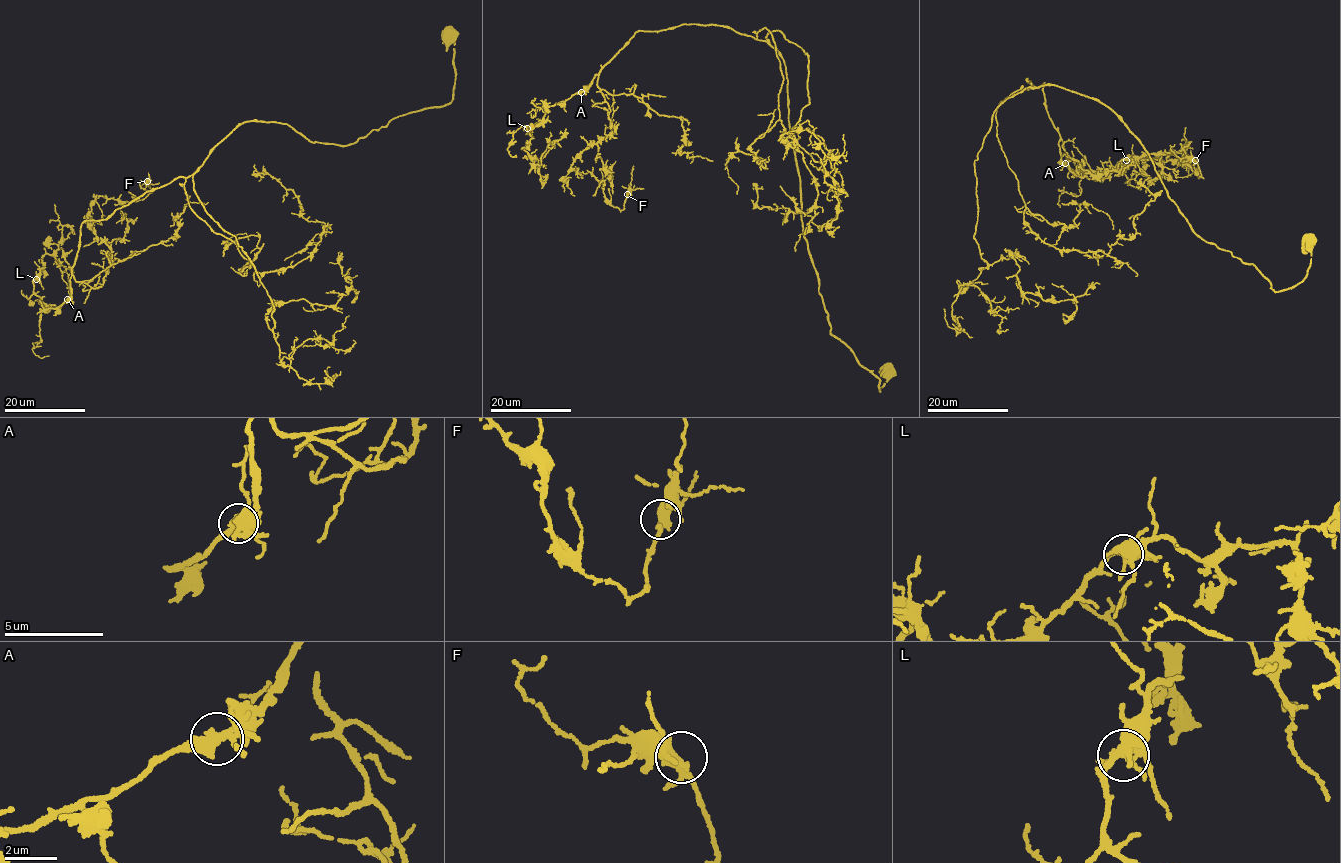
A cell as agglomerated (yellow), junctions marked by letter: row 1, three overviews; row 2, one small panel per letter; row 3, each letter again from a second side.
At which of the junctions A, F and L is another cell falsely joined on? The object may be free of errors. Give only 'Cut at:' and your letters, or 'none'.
Cut at: none

